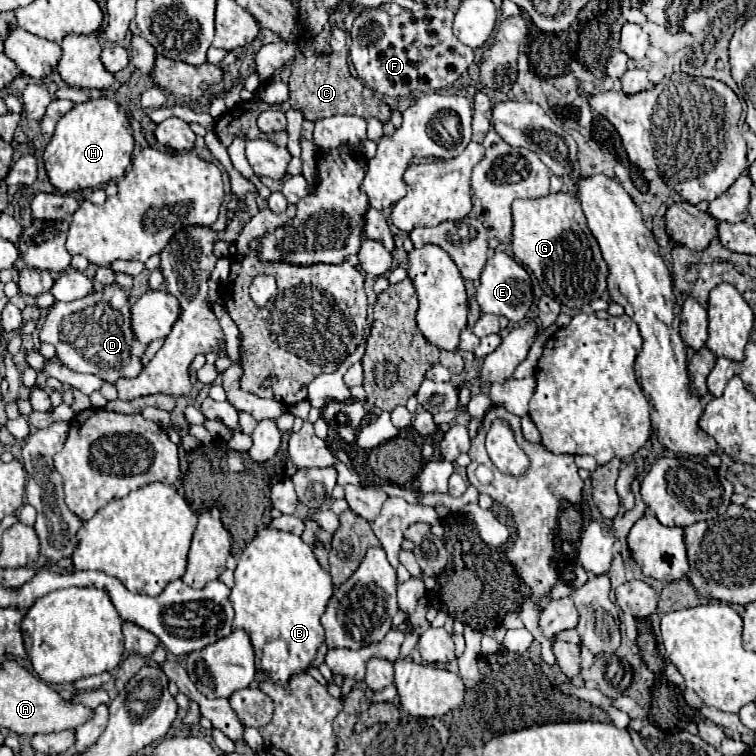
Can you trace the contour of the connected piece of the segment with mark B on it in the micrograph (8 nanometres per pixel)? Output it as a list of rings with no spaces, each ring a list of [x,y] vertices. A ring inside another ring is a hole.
[[[265,527],[245,547],[241,557],[237,559],[235,585],[229,595],[235,609],[233,627],[245,629],[249,633],[255,649],[257,665],[269,679],[285,683],[293,673],[299,673],[311,665],[319,645],[325,641],[325,631],[319,619],[325,613],[331,595],[333,595],[333,583],[329,573],[321,569],[311,547],[303,543],[301,537],[273,527]]]

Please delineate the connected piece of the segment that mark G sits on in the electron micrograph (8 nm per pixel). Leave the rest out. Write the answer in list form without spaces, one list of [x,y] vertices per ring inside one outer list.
[[[549,193],[539,199],[515,199],[513,201],[513,239],[515,257],[533,271],[545,295],[569,309],[583,309],[591,299],[597,299],[607,289],[607,263],[601,257],[599,245],[587,229],[581,201],[569,193]]]

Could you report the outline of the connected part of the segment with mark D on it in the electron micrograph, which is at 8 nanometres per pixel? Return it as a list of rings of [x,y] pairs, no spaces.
[[[105,285],[101,291],[93,291],[81,299],[61,303],[55,301],[53,307],[49,307],[49,313],[45,317],[45,323],[39,329],[39,341],[51,343],[57,349],[57,359],[69,367],[75,373],[91,373],[103,379],[105,383],[115,383],[117,379],[131,379],[137,377],[143,371],[143,353],[149,345],[139,343],[131,329],[131,297],[125,289],[117,285]]]

